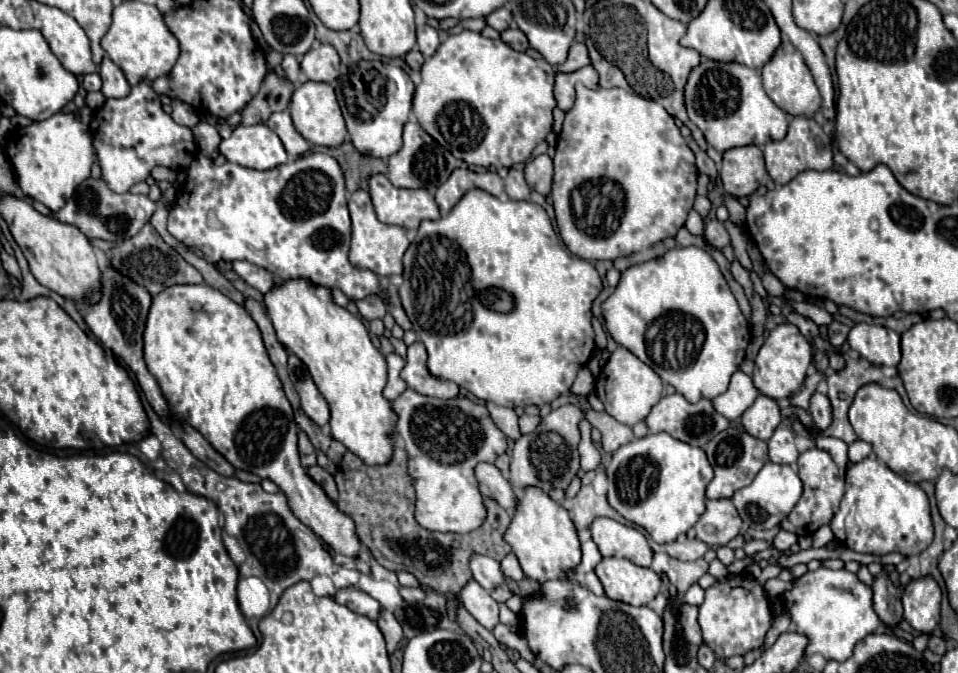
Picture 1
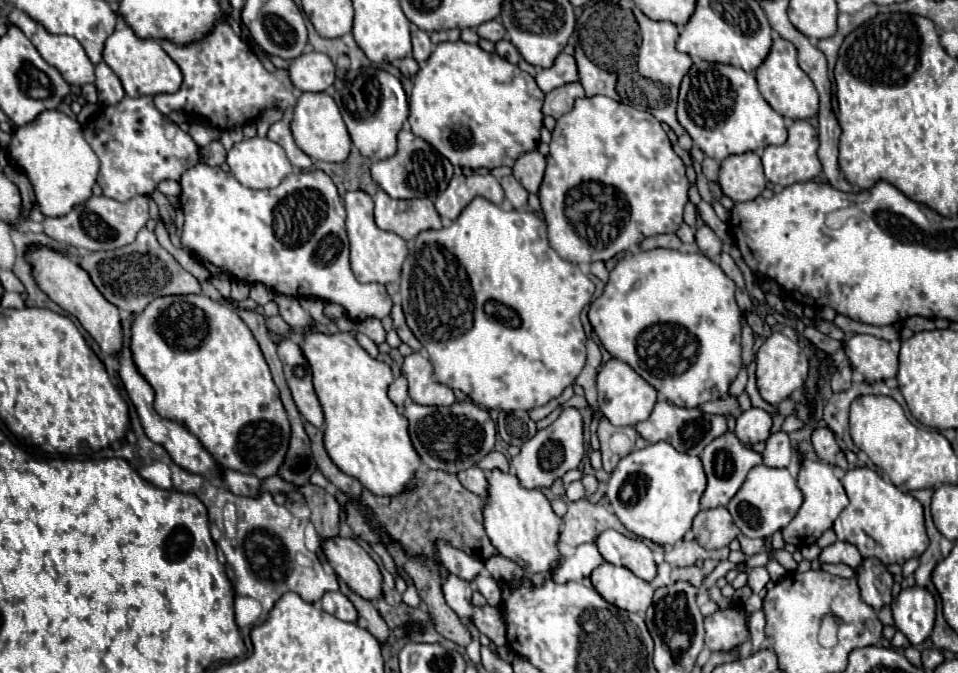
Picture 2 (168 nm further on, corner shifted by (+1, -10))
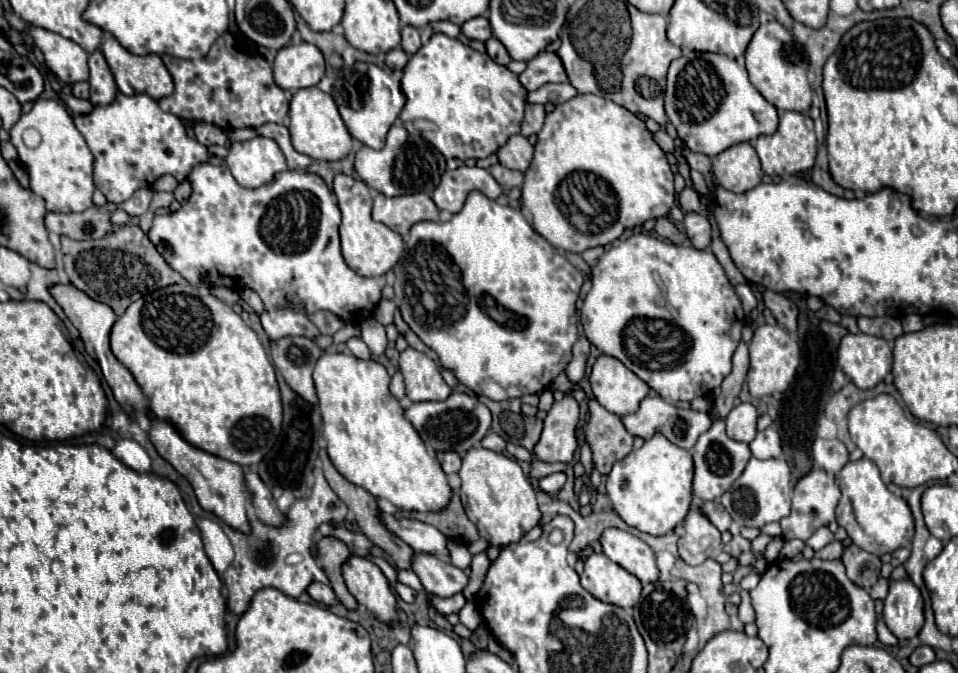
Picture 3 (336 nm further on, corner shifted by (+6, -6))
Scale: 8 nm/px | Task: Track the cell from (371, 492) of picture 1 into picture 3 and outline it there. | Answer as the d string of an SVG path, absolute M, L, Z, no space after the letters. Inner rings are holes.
M453 490L453 496L449 504L441 512L405 512L397 510L395 518L415 518L421 522L427 522L441 530L447 536L479 536L477 526L467 518L463 504L459 500L457 490Z

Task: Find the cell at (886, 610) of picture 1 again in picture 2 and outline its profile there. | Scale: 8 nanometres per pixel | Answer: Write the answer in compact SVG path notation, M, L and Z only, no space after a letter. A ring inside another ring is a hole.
M864 558L856 570L860 596L874 610L892 602L892 574L878 558Z

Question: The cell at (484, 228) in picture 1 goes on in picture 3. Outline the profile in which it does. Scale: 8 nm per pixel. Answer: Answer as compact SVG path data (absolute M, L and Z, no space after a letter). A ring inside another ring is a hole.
M471 192L463 210L453 214L449 222L417 222L411 228L407 250L393 272L403 320L439 356L441 368L451 370L477 396L509 400L541 394L573 358L571 348L577 342L575 304L585 278L533 230L519 208L501 206L481 192Z

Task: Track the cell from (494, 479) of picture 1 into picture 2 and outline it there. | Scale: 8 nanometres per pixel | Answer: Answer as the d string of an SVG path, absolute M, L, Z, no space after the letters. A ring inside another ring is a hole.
M472 466L472 468L460 470L456 476L458 476L458 480L462 482L464 488L486 498L486 472L484 470L480 470L478 466Z

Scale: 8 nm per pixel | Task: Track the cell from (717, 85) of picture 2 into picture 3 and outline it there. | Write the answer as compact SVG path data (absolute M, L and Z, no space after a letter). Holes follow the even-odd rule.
M683 52L681 58L671 62L665 90L665 112L669 122L677 128L679 138L689 146L689 150L707 154L711 158L735 144L753 142L757 140L757 136L773 134L777 130L777 108L769 104L757 92L757 88L753 88L747 70L723 54L711 52Z

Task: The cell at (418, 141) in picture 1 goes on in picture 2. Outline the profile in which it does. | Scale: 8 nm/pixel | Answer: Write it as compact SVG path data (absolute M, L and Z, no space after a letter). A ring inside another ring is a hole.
M400 130L398 134L398 152L392 158L378 160L370 166L372 180L390 196L390 198L430 198L434 200L440 192L446 190L446 178L442 168L442 156L428 142L414 136L410 130Z

